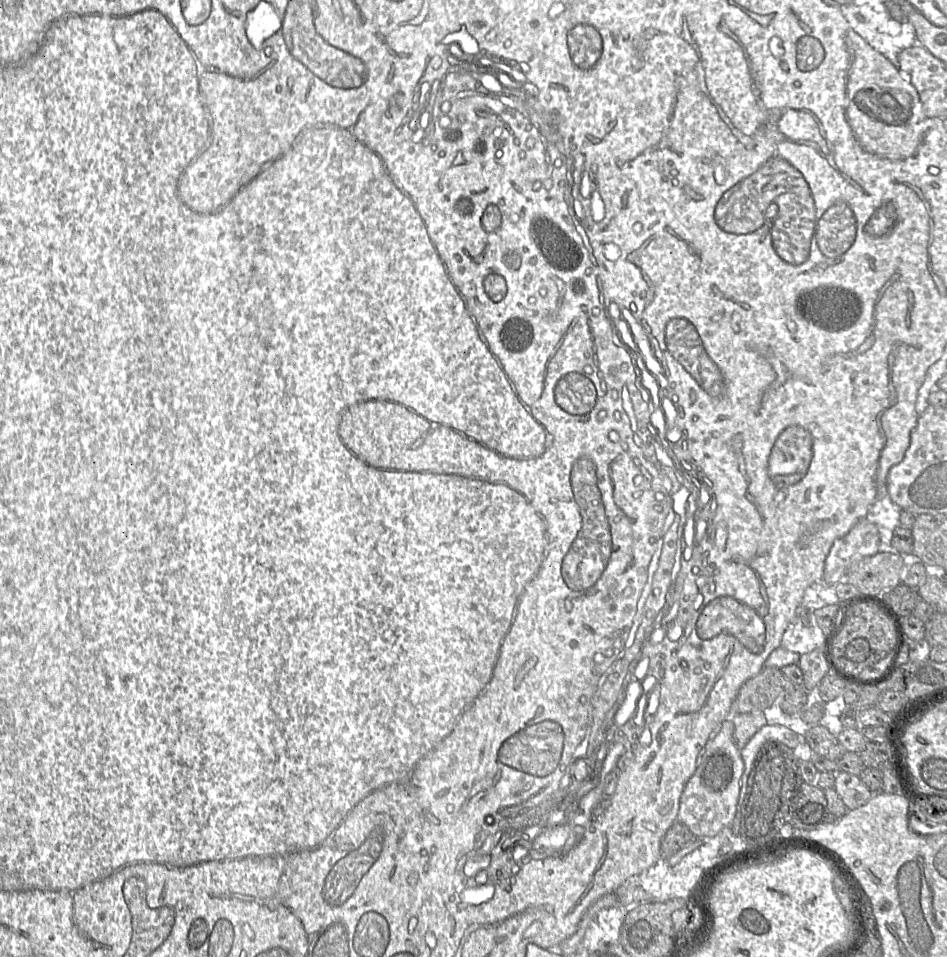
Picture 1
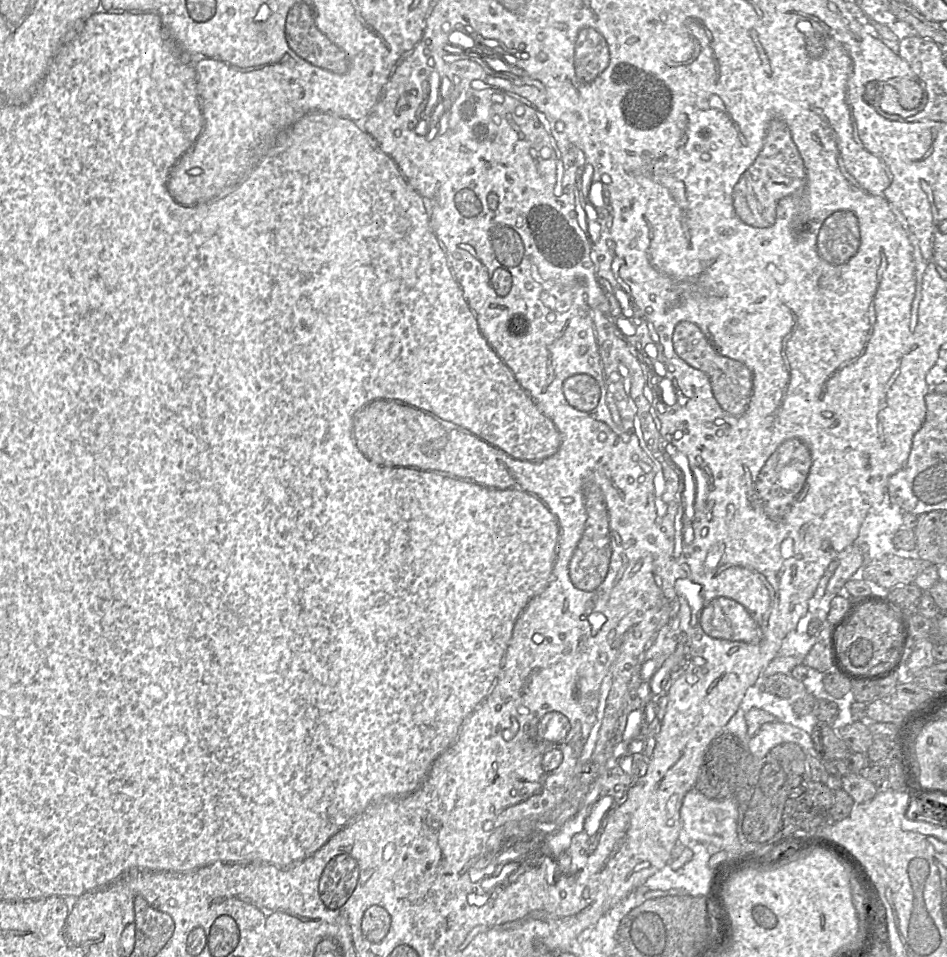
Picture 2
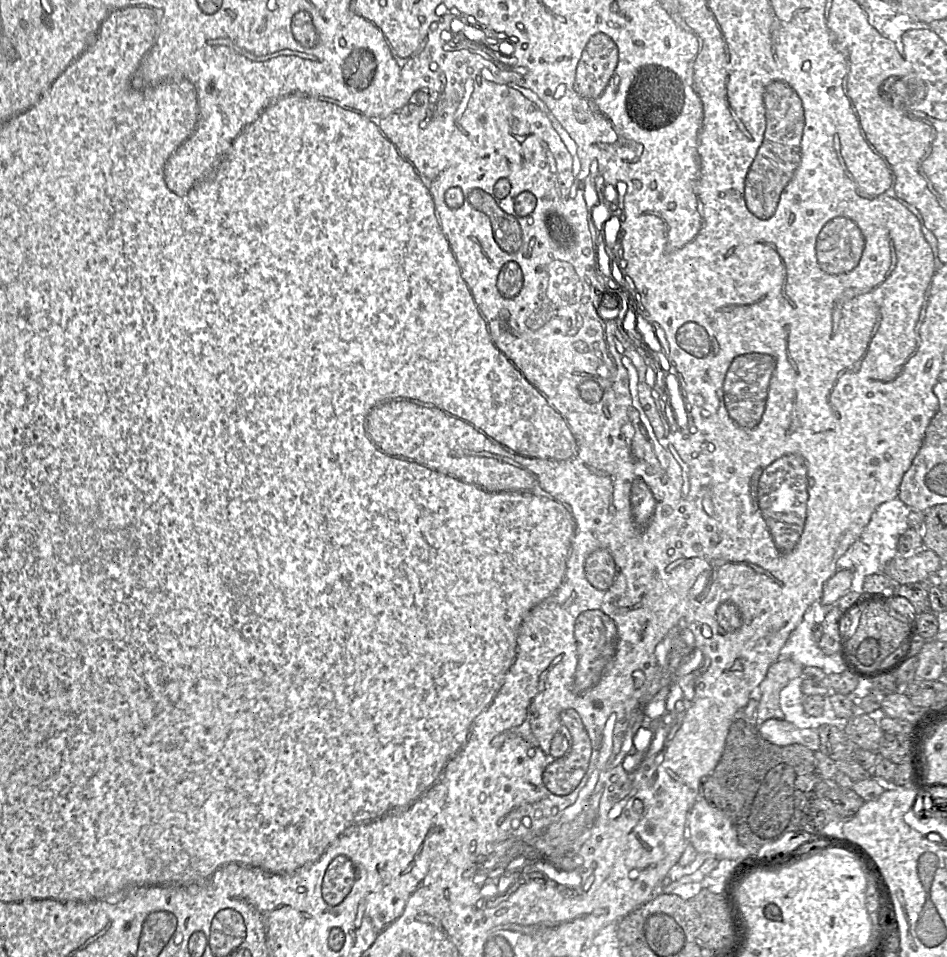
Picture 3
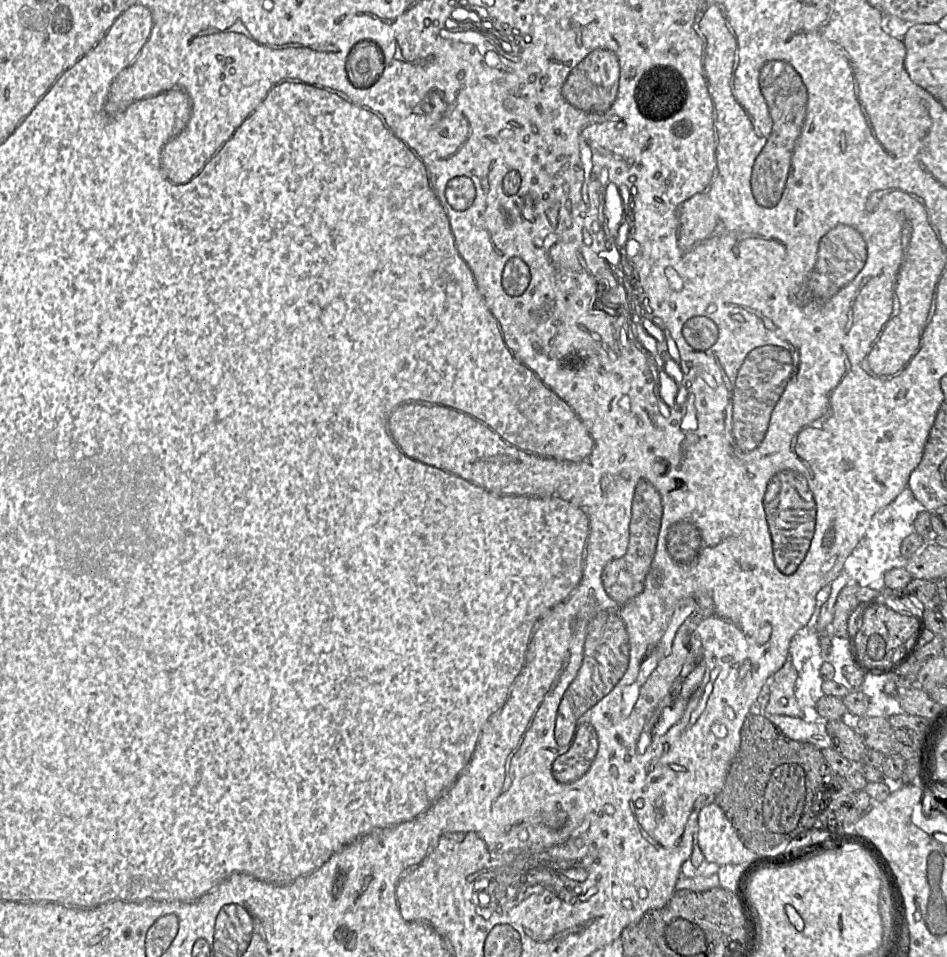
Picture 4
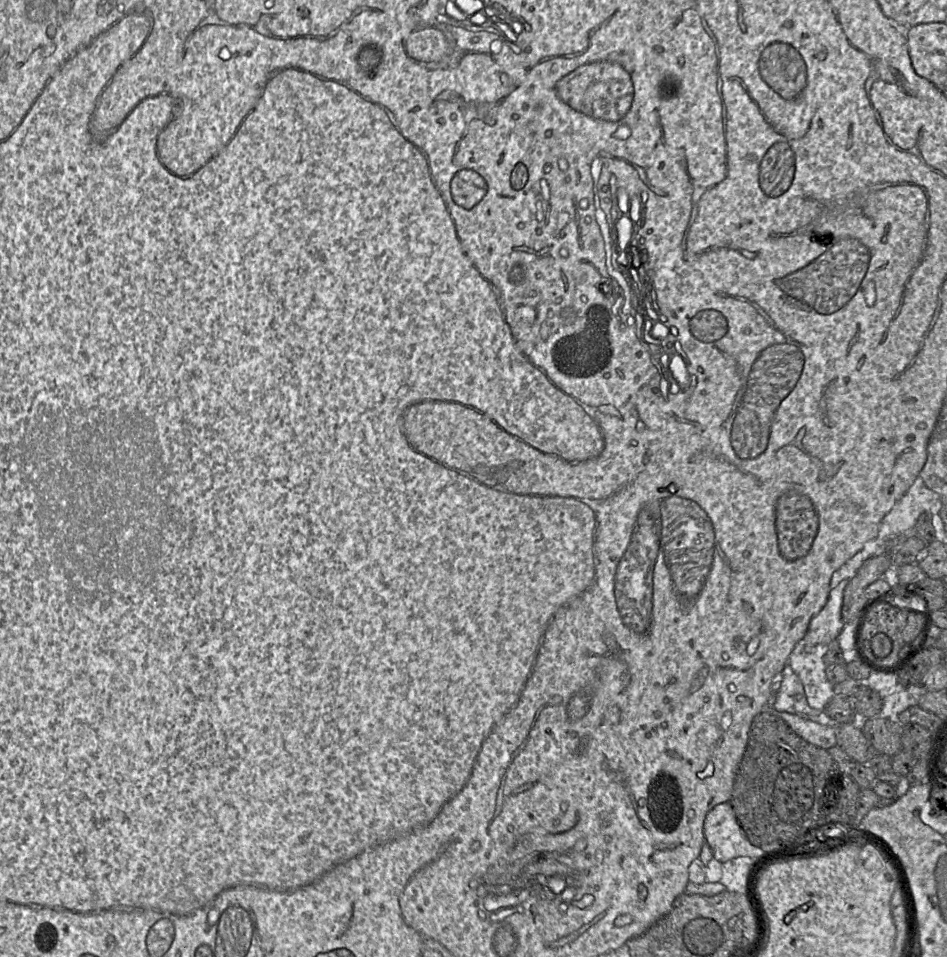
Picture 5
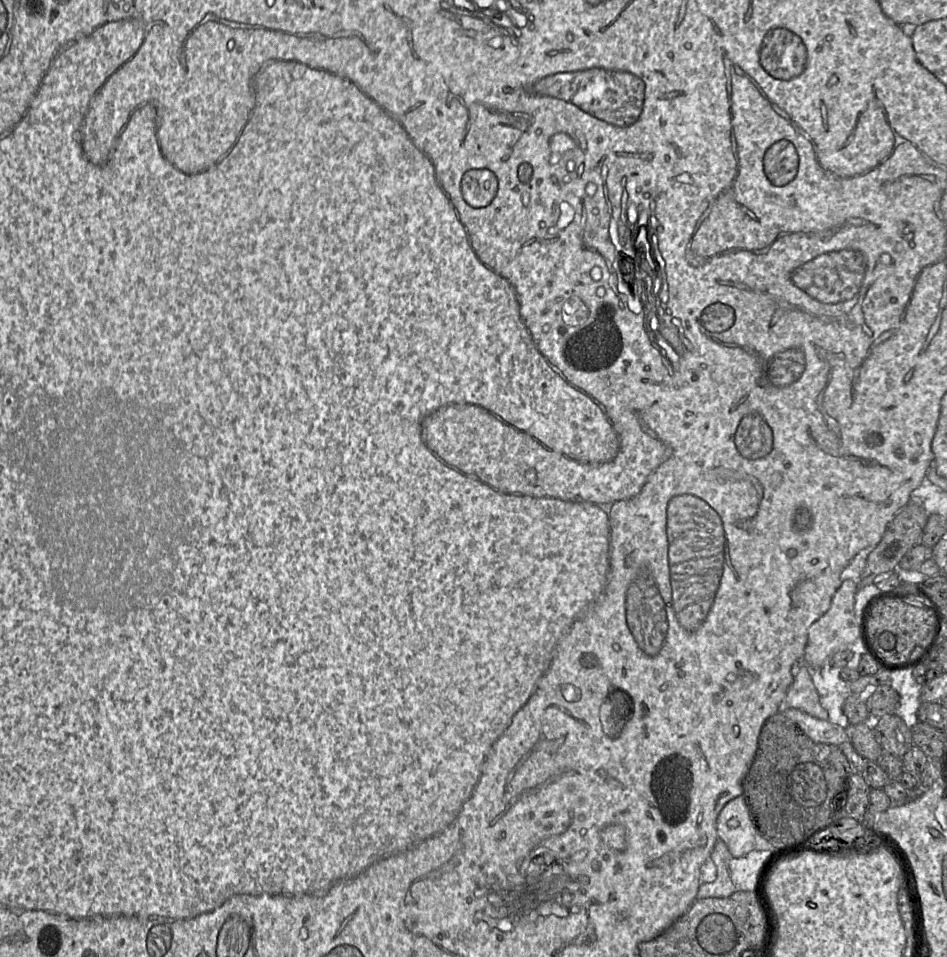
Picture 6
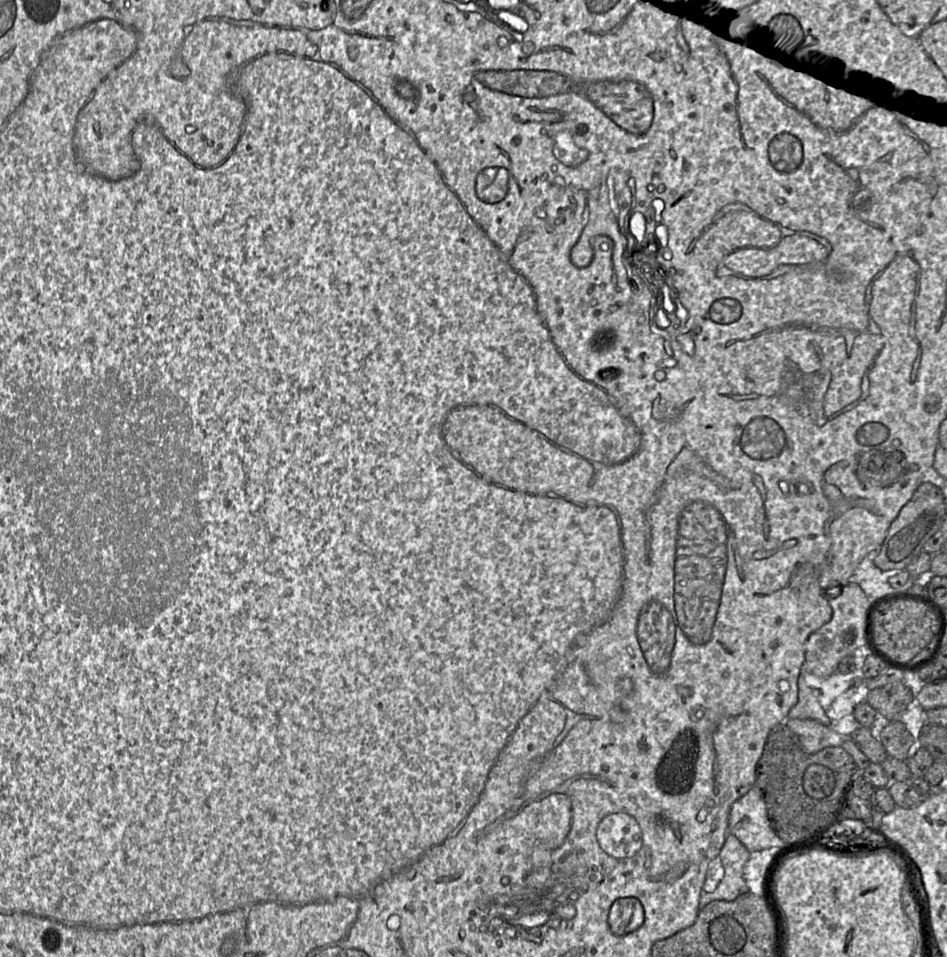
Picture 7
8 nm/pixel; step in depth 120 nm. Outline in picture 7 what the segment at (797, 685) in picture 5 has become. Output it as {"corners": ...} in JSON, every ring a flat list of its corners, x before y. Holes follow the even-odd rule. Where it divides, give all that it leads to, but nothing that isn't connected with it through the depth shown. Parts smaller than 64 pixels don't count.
{"corners":[[803,665,802,671,798,678,798,700,797,703,791,708,788,714,788,718,790,719,811,719,825,726,830,725,830,719,824,712,818,701,818,689,817,689,817,680,819,678,815,678,807,673,803,673]]}

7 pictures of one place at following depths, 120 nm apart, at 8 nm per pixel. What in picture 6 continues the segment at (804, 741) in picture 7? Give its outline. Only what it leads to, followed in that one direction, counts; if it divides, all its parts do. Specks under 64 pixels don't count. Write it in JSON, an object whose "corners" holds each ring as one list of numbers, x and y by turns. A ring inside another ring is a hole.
{"corners":[[786,708,782,713,816,743,839,746,847,741,845,729,828,720,815,718,794,708]]}

